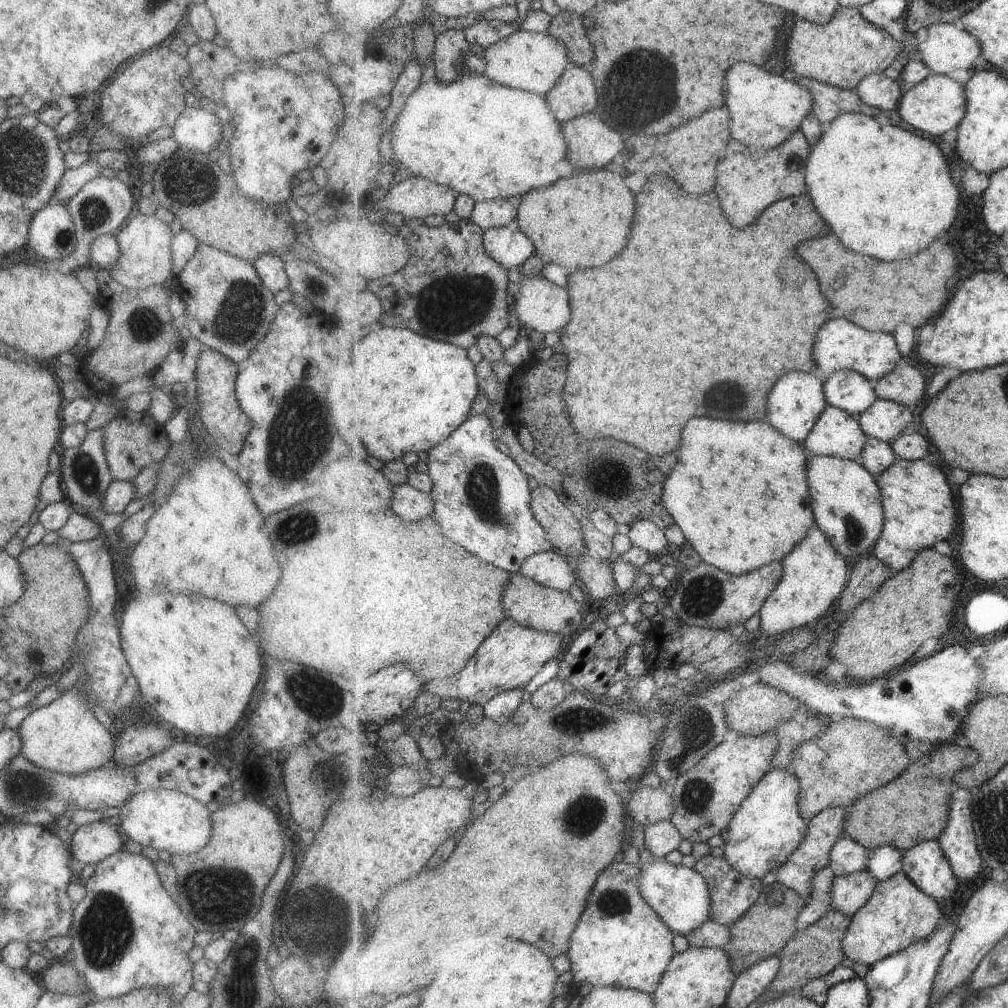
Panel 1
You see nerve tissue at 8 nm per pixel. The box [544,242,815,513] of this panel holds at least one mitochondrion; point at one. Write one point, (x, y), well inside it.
(720, 397)

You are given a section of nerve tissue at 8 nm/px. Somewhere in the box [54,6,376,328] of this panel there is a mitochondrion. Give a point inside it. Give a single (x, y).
(94, 211)

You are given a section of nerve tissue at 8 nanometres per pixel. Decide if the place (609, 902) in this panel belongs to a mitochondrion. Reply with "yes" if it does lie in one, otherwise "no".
yes

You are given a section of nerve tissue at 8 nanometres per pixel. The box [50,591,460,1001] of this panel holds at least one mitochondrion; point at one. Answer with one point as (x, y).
(105, 931)

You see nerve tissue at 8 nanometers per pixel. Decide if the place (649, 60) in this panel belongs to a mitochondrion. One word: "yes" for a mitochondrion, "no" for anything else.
yes

